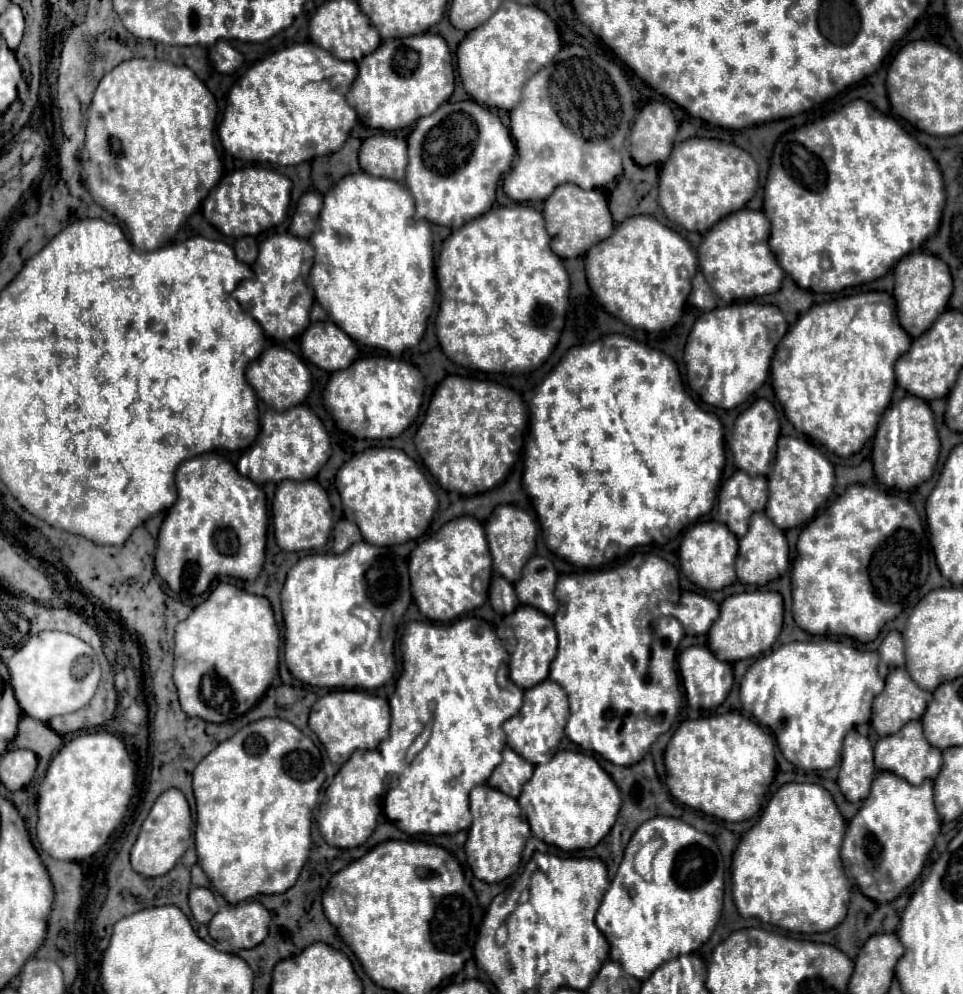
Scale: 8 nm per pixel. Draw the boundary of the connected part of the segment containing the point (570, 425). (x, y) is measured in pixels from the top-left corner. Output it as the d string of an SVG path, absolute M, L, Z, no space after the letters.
M611 334L593 342L571 347L567 355L559 361L535 389L535 395L529 403L531 435L534 439L525 449L525 473L523 473L523 487L531 497L537 519L541 523L541 531L545 537L545 545L565 561L577 567L599 567L605 565L609 559L609 551L615 549L615 555L629 551L637 545L657 543L663 545L675 539L689 523L697 521L701 515L709 513L717 488L721 481L721 473L725 467L725 445L723 445L723 427L713 413L703 411L690 396L681 380L675 361L665 353L649 345L631 339L622 334Z

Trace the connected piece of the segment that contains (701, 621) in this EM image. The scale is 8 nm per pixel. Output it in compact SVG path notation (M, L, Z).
M683 591L679 603L671 603L669 615L679 619L687 635L705 635L719 617L719 605L705 595Z

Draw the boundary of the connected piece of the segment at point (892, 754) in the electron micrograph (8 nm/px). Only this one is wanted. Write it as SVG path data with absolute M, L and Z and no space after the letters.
M911 721L899 733L881 737L877 741L877 745L875 745L875 767L881 771L891 771L891 773L903 777L905 781L909 781L911 785L921 785L925 779L933 781L939 775L941 751L927 743L923 729L921 729L921 723Z

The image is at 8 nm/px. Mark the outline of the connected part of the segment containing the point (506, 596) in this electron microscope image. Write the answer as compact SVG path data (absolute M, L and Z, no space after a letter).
M493 575L491 587L489 587L489 601L491 601L491 607L497 613L503 613L503 615L513 613L515 607L517 607L517 597L515 597L513 583L509 583L501 575Z

